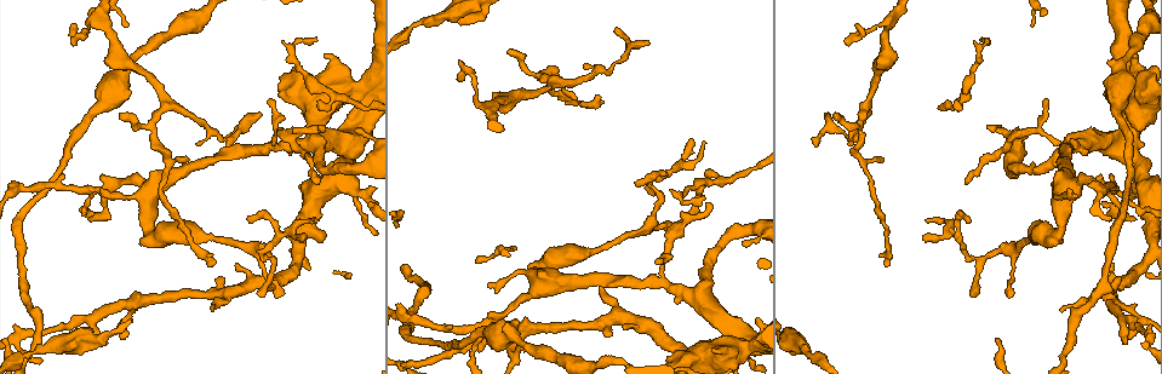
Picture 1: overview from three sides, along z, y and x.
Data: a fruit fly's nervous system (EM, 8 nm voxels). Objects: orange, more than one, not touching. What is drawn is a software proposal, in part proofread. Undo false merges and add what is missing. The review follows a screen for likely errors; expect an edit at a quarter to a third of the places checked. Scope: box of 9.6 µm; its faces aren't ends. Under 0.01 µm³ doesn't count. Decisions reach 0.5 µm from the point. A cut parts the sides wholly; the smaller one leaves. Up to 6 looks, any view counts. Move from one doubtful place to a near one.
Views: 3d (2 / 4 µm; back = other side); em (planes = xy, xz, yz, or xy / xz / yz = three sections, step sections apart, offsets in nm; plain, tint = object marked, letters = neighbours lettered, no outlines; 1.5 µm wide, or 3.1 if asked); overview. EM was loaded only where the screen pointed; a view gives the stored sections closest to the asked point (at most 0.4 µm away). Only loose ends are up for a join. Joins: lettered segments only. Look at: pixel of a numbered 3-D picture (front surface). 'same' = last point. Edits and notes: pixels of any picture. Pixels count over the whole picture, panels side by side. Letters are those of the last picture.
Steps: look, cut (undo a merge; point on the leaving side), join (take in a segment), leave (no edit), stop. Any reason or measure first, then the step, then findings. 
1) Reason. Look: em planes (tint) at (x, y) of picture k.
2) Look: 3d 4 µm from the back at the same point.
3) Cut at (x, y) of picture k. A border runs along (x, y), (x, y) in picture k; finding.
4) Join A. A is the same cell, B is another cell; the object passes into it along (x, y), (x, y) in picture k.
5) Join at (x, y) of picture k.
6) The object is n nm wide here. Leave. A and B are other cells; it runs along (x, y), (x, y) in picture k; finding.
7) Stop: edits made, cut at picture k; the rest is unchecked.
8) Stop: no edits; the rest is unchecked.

Abrupt turn. Look: 3d 4 µm from the back at (853, 140) of picture 1.

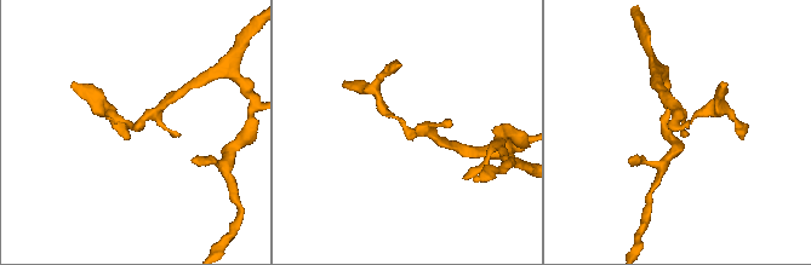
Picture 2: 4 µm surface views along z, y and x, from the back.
Look: em xy step 8 (letters) at (134, 123) of picture 2.

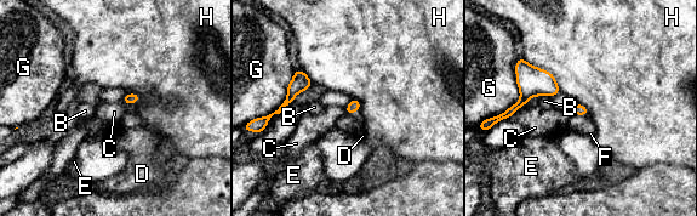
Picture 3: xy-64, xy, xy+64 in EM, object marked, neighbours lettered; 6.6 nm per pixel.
Look: em planes (letters) at the same point.

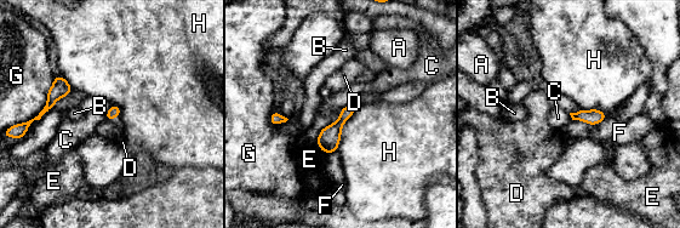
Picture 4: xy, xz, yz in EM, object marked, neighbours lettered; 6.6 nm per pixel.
Leave. A, B, C, D, E, F, G and H are other cells; a border runs along (356, 107), (342, 126), (336, 150) in picture 4; continuous, no second neuron.

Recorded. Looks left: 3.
Free end. Look: em planes (plain) at (320, 100) of picture 1.

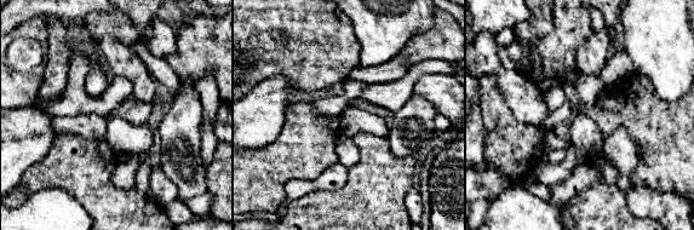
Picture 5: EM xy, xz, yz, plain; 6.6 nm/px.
See the neighbours. Look: em planes (letters) at the same point.

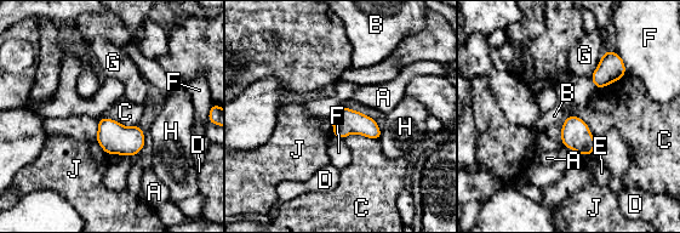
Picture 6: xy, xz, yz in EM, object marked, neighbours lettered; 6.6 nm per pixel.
Leave. A, B, C, D, E, F, G, H and J are other cells; a border runs along (98, 120), (138, 125) in picture 6; none of them fits.

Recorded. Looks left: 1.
Thin end. Look: em planes (letters) at (213, 309) of picture 1.

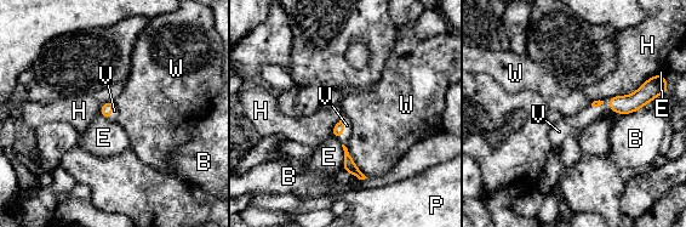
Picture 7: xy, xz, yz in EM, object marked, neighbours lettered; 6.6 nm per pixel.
Join V. V is the same cell, B, E, H, P and W are other cells; the object passes into it along (338, 129), (343, 129), (343, 138) in picture 7; it goes on there.

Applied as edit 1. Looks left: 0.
Stop: edits made, join at picture 7; the rest is unchecked.

